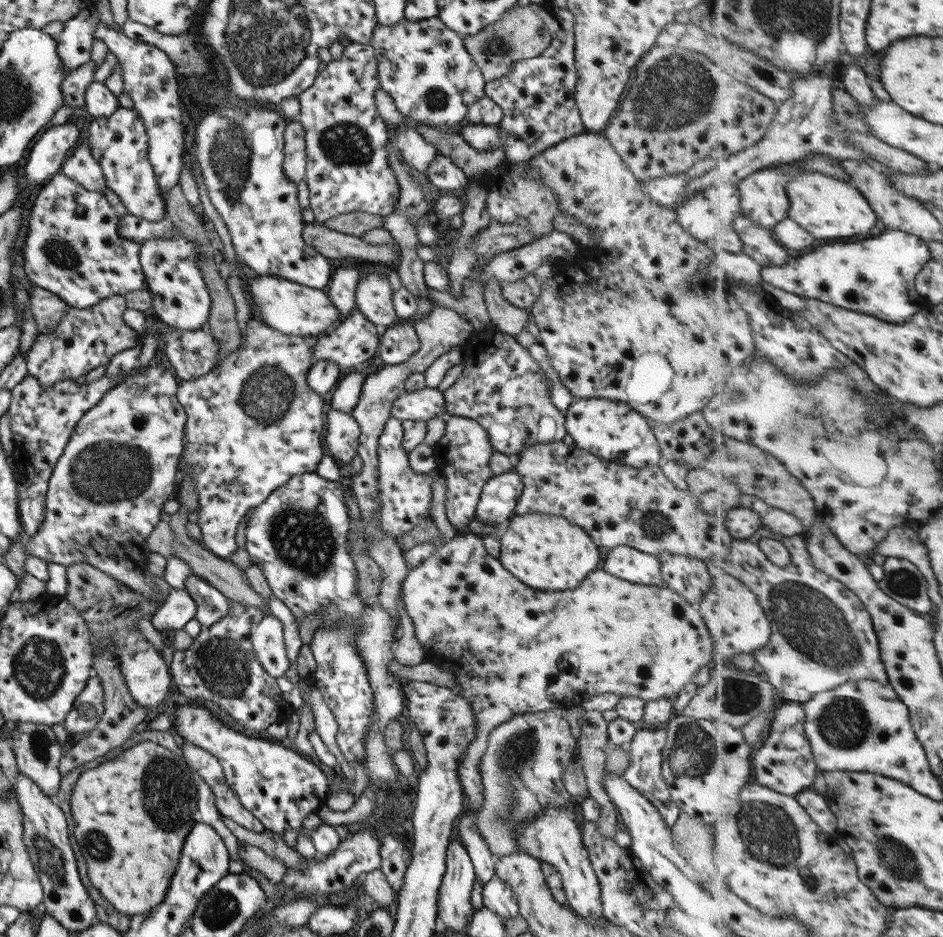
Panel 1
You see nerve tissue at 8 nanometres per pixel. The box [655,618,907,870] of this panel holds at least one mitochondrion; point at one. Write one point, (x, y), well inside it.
(843, 723)

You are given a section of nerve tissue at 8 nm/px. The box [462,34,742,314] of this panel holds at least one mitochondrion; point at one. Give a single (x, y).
(669, 97)

